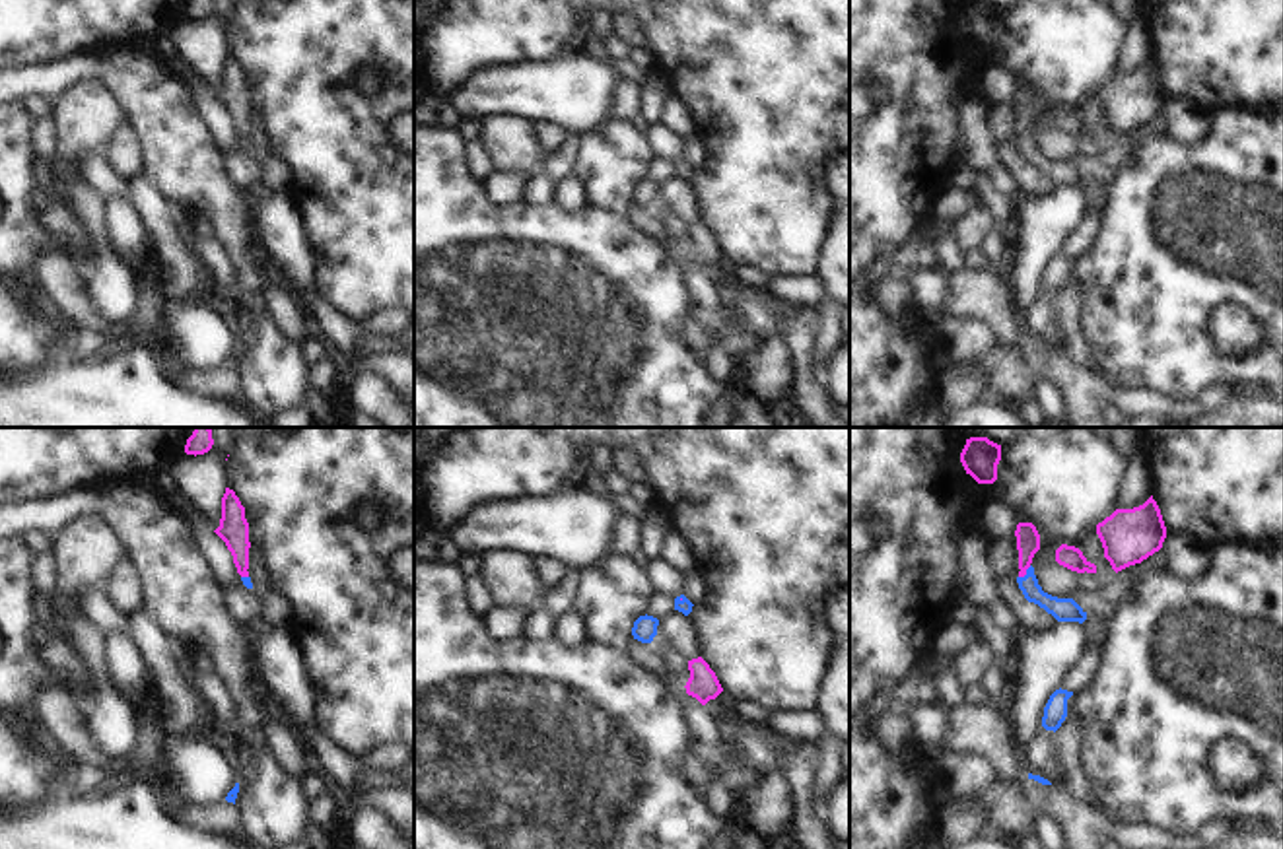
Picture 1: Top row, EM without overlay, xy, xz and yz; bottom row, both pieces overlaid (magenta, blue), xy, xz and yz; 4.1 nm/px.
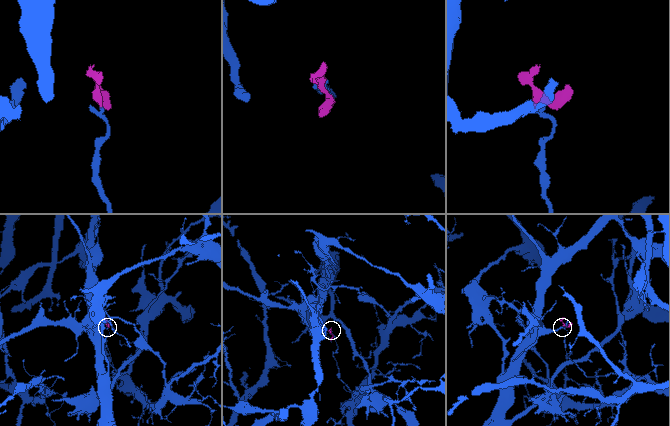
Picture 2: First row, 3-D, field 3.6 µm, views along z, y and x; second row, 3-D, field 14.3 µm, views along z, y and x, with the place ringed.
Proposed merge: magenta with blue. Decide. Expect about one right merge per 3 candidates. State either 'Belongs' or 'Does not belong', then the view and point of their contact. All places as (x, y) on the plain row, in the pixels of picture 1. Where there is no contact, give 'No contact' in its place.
Belongs. Touches magenta at yz (1025, 138).

